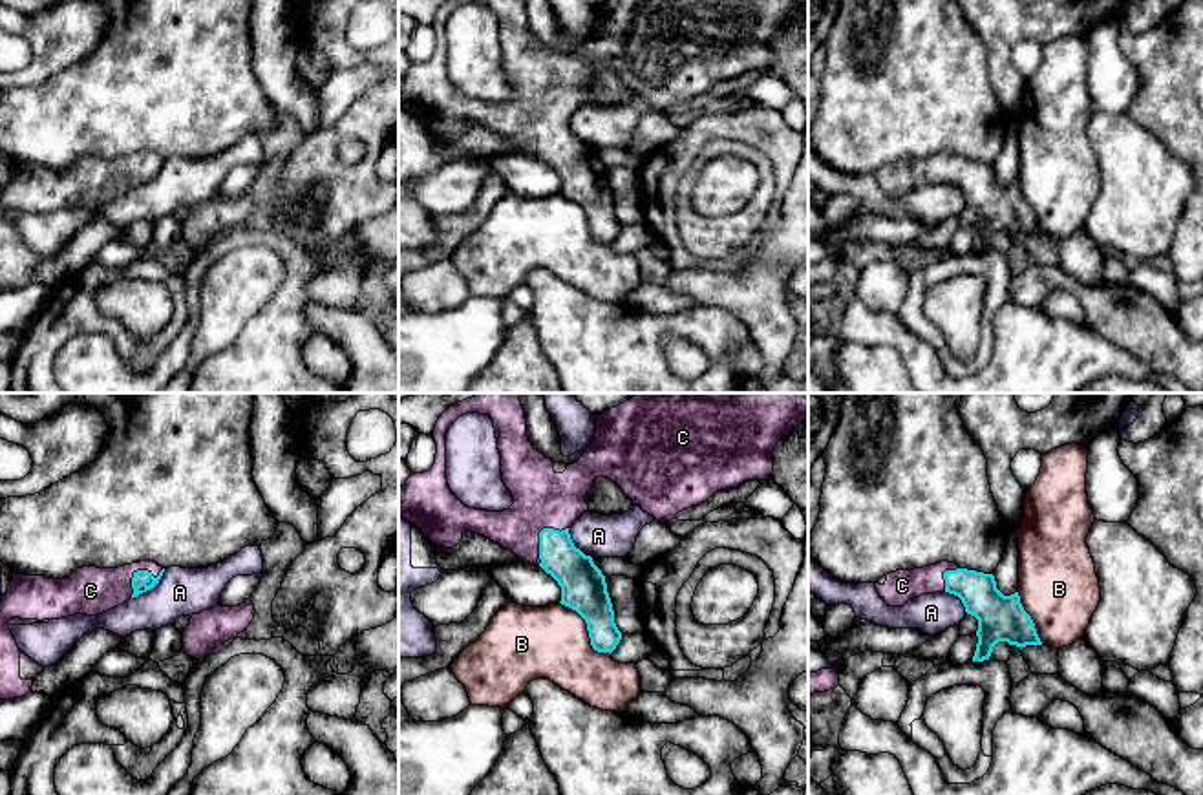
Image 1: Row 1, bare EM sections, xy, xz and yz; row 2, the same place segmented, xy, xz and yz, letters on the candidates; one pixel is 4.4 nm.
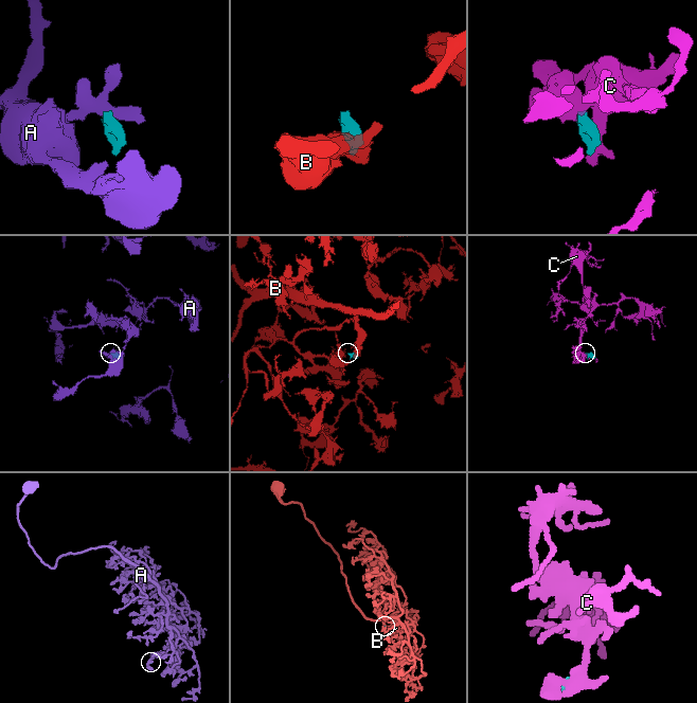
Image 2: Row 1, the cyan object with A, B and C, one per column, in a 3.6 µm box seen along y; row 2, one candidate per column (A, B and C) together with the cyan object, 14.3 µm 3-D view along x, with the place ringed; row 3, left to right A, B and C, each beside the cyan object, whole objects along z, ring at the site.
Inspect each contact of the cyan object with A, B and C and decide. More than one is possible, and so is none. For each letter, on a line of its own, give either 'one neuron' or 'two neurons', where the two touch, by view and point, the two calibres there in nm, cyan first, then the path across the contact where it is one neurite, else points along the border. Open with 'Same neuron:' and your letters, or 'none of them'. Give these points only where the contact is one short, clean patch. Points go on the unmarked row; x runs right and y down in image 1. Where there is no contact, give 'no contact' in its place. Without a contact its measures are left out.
Same neuron: C
A: two neurons | xy (150, 178) | 70/200 nm | along xy (165, 159), (152, 178), (132, 189)
B: two neurons | xz (587, 220) | 200/320 nm
C: one neuron | xy (138, 161) | 70/220 nm

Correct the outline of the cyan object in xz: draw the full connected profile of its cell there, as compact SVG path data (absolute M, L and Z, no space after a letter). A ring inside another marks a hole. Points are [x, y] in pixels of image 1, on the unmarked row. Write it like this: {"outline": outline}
{"outline": "M446 0L431 24L435 55L424 64L411 64L399 80L399 108L415 115L437 137L453 139L464 122L474 122L512 141L521 152L541 157L561 177L561 196L576 201L587 214L591 236L598 243L612 243L622 230L605 166L574 137L569 117L585 102L587 82L596 68L607 68L660 113L678 102L706 93L713 84L737 79L746 71L766 71L773 62L773 38L795 16L808 9L808 0L607 0L596 9L594 31L578 53L563 64L539 44L527 27L525 0ZM466 4L494 11L501 64L512 82L514 95L503 102L464 97L446 69L446 22Z"}

